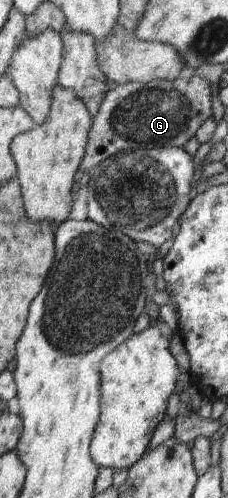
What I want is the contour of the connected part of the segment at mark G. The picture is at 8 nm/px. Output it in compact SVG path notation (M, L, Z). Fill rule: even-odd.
M193 73L189 79L184 75L175 81L117 84L106 93L97 113L92 116L92 126L79 170L89 173L92 167L111 155L132 149L165 146L181 148L211 116L211 87Z

